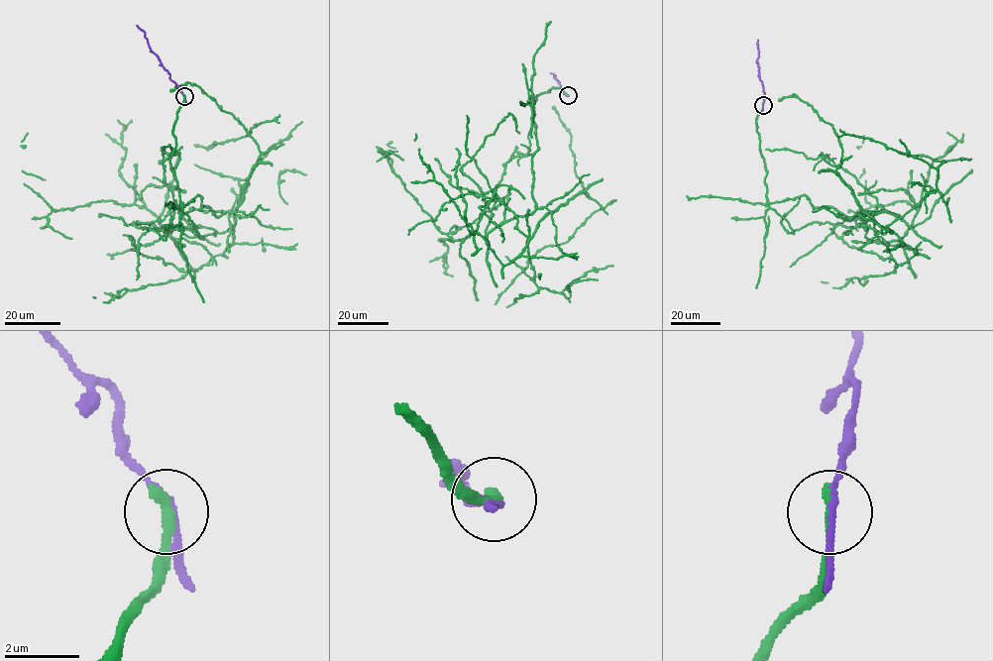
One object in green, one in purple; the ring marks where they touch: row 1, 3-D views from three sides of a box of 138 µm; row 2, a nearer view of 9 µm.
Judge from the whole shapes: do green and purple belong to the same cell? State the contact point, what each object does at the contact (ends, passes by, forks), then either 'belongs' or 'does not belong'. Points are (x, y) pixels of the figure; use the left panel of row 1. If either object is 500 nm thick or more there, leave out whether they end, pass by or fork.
(184, 96) | green ends | purple passes by | does not belong

